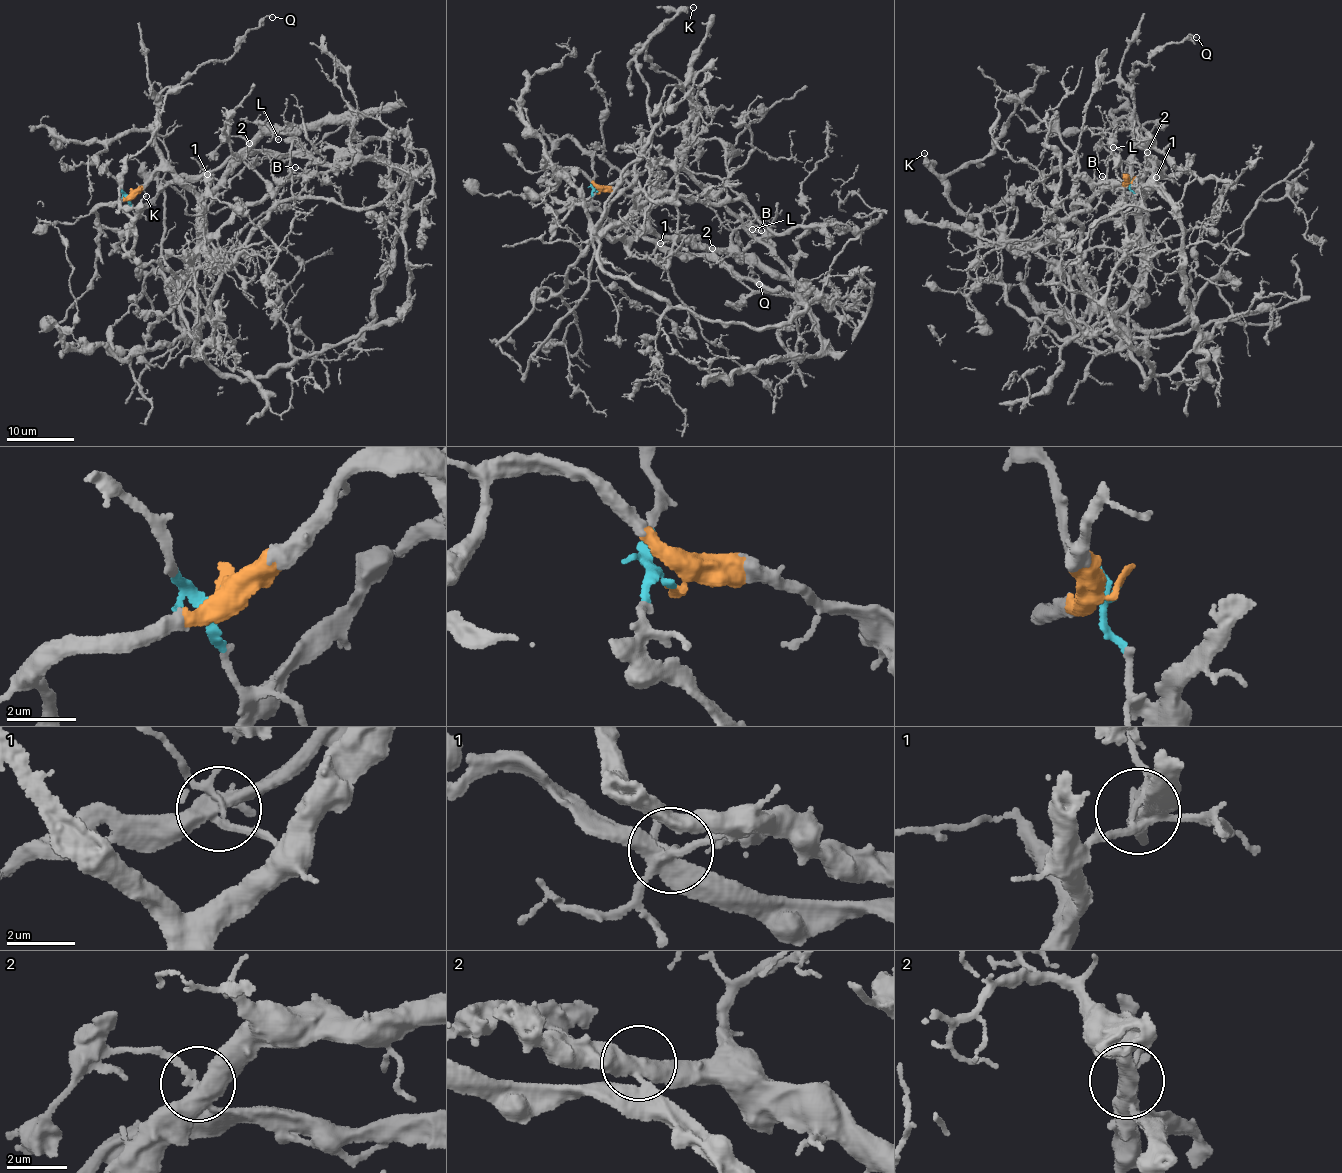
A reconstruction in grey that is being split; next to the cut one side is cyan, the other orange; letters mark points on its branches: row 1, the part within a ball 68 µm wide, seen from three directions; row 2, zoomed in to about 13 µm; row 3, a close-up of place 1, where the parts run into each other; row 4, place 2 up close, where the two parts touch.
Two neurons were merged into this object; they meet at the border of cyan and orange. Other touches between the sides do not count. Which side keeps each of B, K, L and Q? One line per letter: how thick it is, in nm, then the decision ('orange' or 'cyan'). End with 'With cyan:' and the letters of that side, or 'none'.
B: 120 nm | cyan
K: 120 nm | orange
L: 120 nm | orange
Q: 90 nm | orange
With cyan: B

